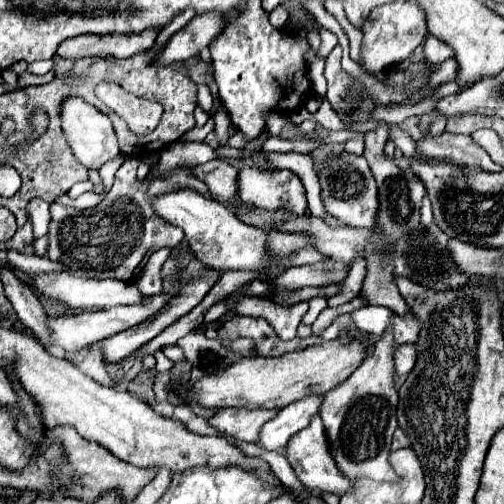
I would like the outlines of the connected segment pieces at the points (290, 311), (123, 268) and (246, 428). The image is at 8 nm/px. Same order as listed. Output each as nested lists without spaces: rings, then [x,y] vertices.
[[[242,299],[238,301],[238,305],[234,305],[234,309],[230,309],[236,315],[250,315],[250,317],[262,317],[266,319],[272,329],[276,331],[276,335],[280,339],[294,339],[296,337],[296,327],[300,325],[302,317],[306,315],[306,309],[309,308],[307,301],[286,307],[270,303],[266,299]]]
[[[128,157],[116,171],[112,189],[96,207],[78,211],[58,203],[50,205],[52,221],[48,227],[46,257],[86,275],[120,275],[120,281],[132,281],[142,273],[144,263],[156,249],[176,247],[184,239],[182,229],[166,225],[166,221],[154,217],[150,209],[150,197],[166,193],[166,189],[182,189],[182,185],[190,185],[190,189],[198,189],[198,193],[212,199],[206,185],[192,175],[192,167],[176,167],[164,177],[154,175],[152,181],[140,183],[136,179],[136,163]]]
[[[218,409],[210,419],[208,425],[218,429],[220,433],[234,437],[238,441],[246,441],[246,443],[254,443],[258,439],[258,433],[262,429],[262,425],[270,419],[274,419],[274,413],[278,413],[276,409],[254,409],[254,411],[246,411],[246,409]]]

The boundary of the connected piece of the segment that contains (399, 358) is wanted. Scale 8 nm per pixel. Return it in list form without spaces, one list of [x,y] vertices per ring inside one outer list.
[[[400,345],[394,351],[394,363],[396,363],[396,379],[406,379],[408,373],[412,371],[414,363],[416,363],[416,353],[418,349],[414,345]]]

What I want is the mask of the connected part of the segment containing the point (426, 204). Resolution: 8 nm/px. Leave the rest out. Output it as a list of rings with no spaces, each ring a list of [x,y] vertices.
[[[427,193],[423,198],[421,204],[420,215],[421,215],[421,223],[424,225],[424,227],[428,227],[433,222],[431,202],[428,198]]]

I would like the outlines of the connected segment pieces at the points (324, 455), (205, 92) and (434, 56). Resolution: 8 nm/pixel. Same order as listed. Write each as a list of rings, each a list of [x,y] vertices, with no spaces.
[[[314,415],[310,419],[310,425],[306,429],[298,431],[288,441],[286,459],[306,489],[320,489],[322,493],[342,495],[342,493],[346,493],[346,489],[350,489],[354,485],[354,481],[346,481],[346,477],[342,477],[342,473],[338,473],[338,467],[334,465],[334,457],[330,455],[330,445],[326,441],[326,433],[322,429],[322,421],[318,415]]]
[[[198,85],[197,99],[198,105],[211,116],[210,108],[213,106],[213,98],[208,86]]]
[[[428,35],[424,43],[424,57],[428,61],[432,61],[432,64],[439,64],[447,59],[453,58],[454,51],[444,41],[438,41],[436,37]]]

